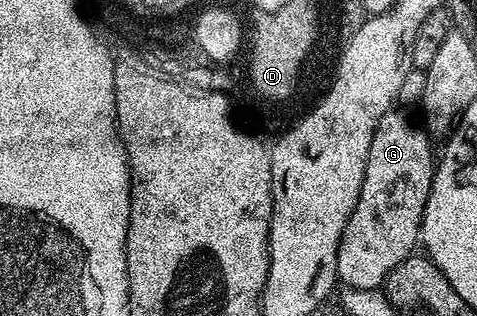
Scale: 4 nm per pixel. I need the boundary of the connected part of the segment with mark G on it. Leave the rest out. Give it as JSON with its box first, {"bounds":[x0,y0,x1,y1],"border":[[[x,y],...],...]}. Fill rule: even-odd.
{"bounds":[336,109,433,290],"border":[[[399,109],[389,110],[386,116],[382,116],[378,128],[374,128],[374,140],[370,140],[366,172],[362,176],[362,192],[340,237],[336,276],[348,288],[375,290],[383,287],[390,272],[394,272],[394,268],[398,268],[398,264],[402,264],[407,258],[413,257],[415,250],[412,249],[421,241],[420,224],[424,221],[424,206],[432,195],[433,139],[419,121],[416,123],[414,119],[407,118]]]}

